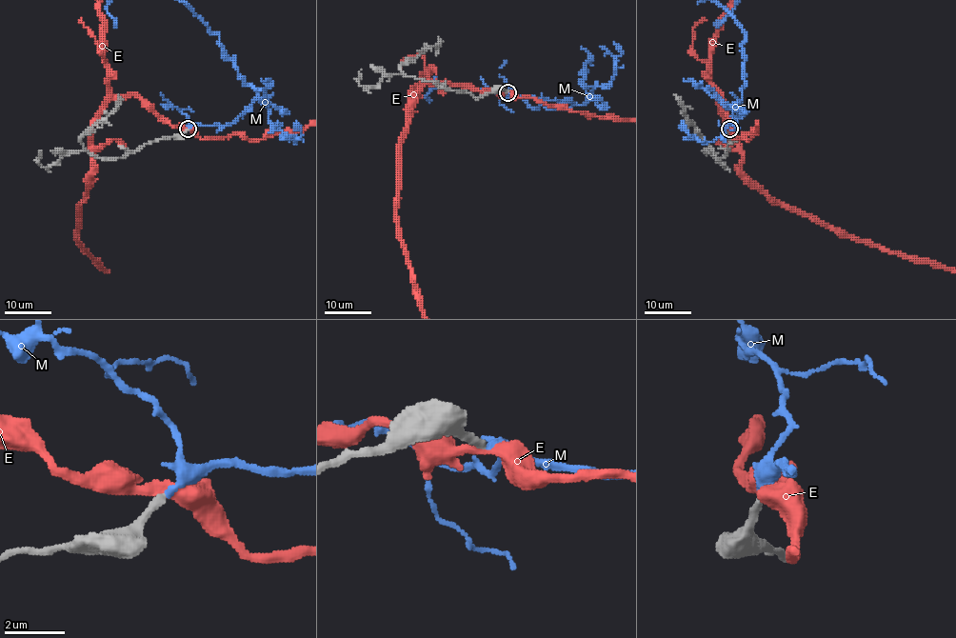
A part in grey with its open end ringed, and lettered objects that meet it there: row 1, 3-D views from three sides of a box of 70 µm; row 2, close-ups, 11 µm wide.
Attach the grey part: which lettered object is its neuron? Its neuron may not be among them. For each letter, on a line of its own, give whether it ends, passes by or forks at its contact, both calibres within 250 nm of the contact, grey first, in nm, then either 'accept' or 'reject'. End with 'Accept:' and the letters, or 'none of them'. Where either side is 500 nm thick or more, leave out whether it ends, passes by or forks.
E: it passes by; 260 nm thick on the grey side, 360 nm on the other; reject
M: it passes by; 260 nm thick on the grey side, 200 nm on the other; accept
Accept: M

